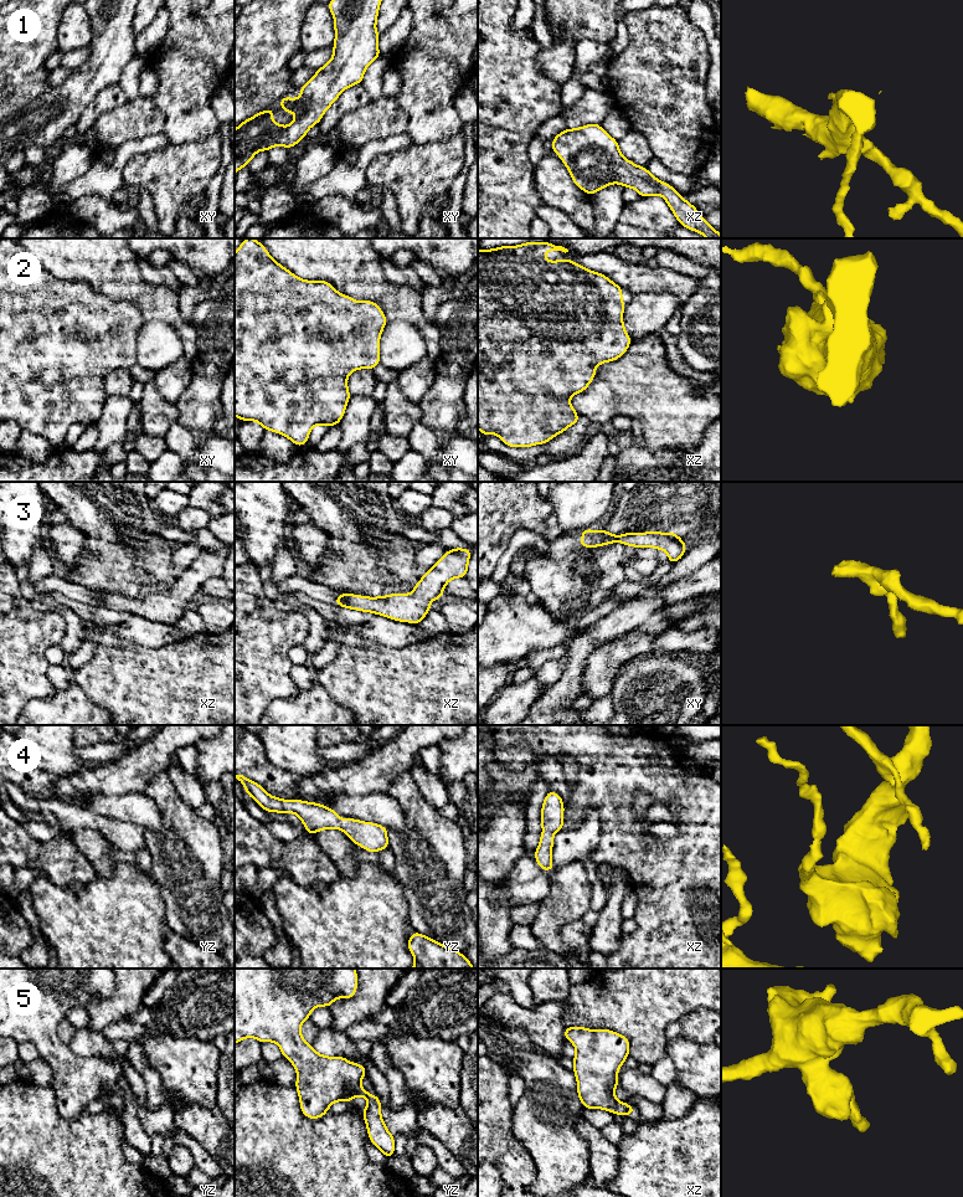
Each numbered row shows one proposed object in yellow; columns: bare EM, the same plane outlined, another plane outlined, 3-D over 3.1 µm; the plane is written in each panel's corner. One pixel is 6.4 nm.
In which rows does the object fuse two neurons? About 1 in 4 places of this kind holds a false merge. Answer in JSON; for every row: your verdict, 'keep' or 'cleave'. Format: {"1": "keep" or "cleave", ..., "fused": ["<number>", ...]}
{"1": "keep", "2": "keep", "3": "keep", "4": "keep", "5": "keep", "fused": []}

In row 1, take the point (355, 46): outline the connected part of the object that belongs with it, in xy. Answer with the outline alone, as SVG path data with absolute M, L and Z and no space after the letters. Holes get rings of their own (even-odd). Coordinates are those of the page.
M331 0L328 4L334 16L335 40L333 57L328 63L316 70L316 73L300 87L299 98L283 97L279 106L285 113L298 115L290 124L283 127L273 122L273 107L246 119L235 129L235 175L241 168L249 164L261 151L280 145L287 149L305 138L308 130L318 124L324 113L346 88L361 83L367 66L381 56L377 42L376 22L382 0Z

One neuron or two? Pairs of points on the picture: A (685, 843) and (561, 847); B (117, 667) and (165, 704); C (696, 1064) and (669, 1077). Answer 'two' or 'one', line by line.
A: two
B: one
C: two

